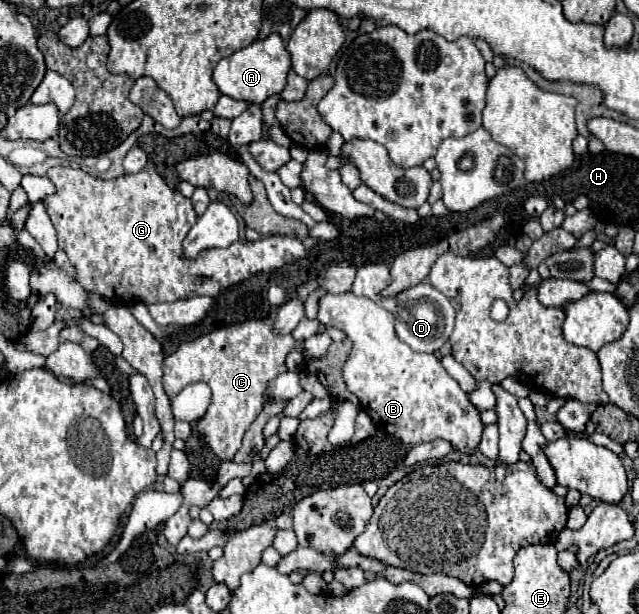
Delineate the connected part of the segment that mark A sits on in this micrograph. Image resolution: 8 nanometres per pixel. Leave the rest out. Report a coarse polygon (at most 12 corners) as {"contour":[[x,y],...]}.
{"contour":[[283,38],[219,60],[225,96],[263,104],[285,88],[291,58]]}

